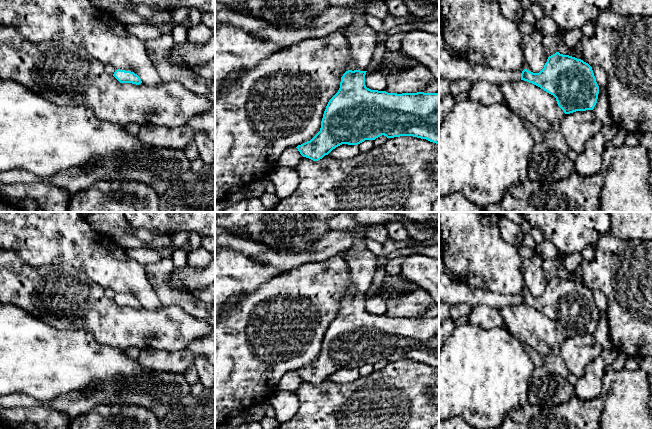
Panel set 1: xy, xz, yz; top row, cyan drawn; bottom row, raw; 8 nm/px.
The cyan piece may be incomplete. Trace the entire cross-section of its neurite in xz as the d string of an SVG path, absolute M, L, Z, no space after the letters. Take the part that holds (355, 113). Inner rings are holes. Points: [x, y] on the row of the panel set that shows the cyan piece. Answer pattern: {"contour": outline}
{"contour": "M357 13L351 24L341 33L349 42L352 59L352 70L346 71L341 77L338 92L329 100L321 121L320 131L310 140L296 148L303 157L313 161L322 159L333 149L342 145L358 145L365 140L375 140L384 135L387 138L413 136L439 144L439 92L438 93L388 93L371 90L365 85L365 75L369 70L376 47L377 34L366 23L366 13Z"}

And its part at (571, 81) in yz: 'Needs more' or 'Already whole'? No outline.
Needs more

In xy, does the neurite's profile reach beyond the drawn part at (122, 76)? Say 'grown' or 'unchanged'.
unchanged

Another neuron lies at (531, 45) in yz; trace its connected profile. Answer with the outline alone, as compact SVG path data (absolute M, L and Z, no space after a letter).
M537 30L522 34L520 47L524 54L525 69L533 73L539 73L548 59L543 49L543 37Z

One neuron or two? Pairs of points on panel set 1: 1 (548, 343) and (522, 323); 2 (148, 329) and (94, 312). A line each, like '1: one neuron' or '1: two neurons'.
1: one neuron
2: one neuron

